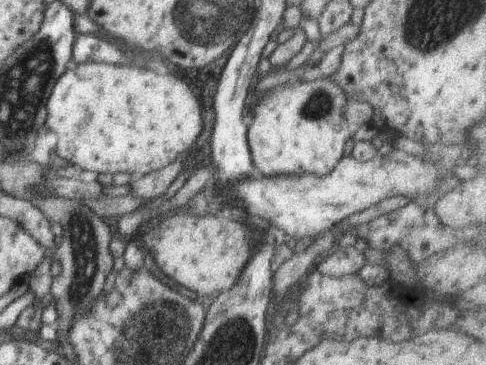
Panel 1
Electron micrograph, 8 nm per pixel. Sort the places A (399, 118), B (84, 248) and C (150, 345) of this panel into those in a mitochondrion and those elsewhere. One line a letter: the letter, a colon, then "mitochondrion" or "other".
A: other
B: mitochondrion
C: mitochondrion

